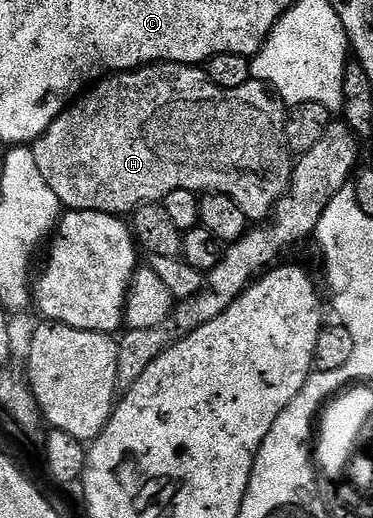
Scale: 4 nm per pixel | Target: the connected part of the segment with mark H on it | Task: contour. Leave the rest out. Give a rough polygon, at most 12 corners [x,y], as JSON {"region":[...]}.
{"region":[[207,69],[113,72],[31,143],[61,207],[170,192],[260,224],[288,191],[285,103]]}

